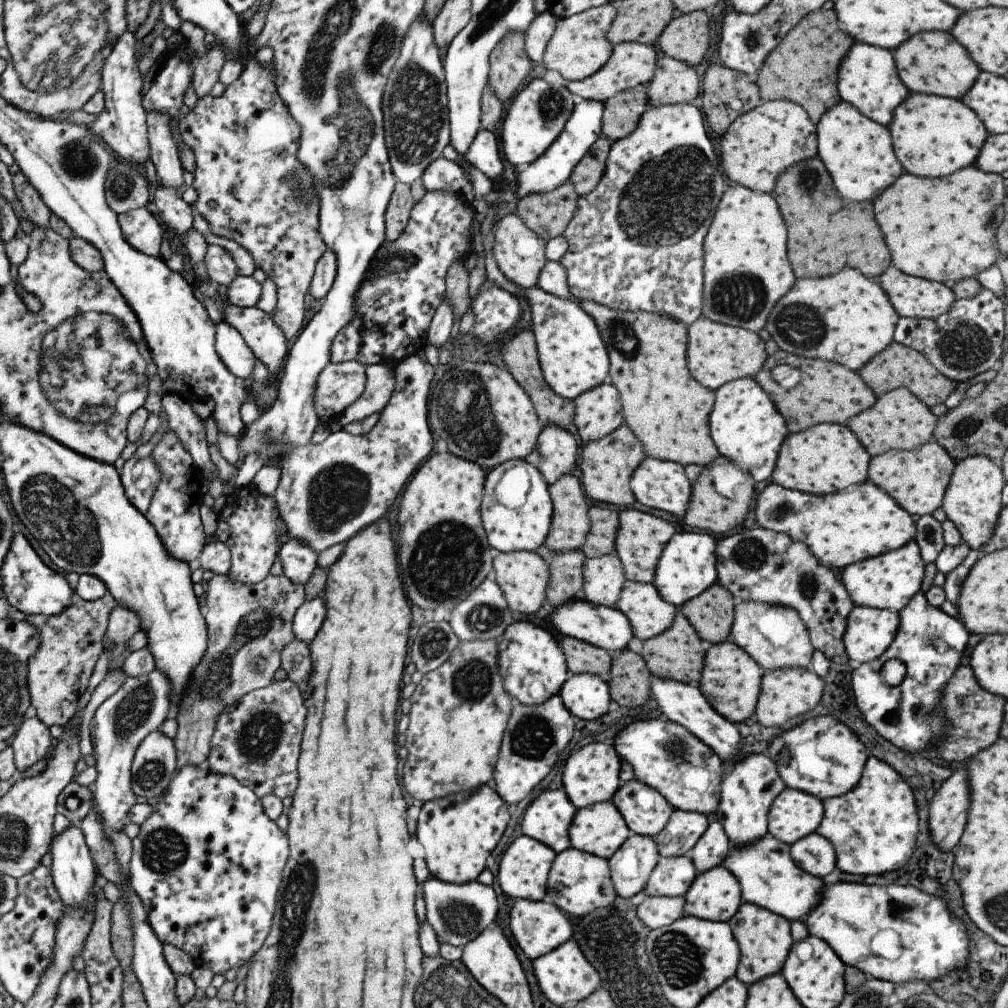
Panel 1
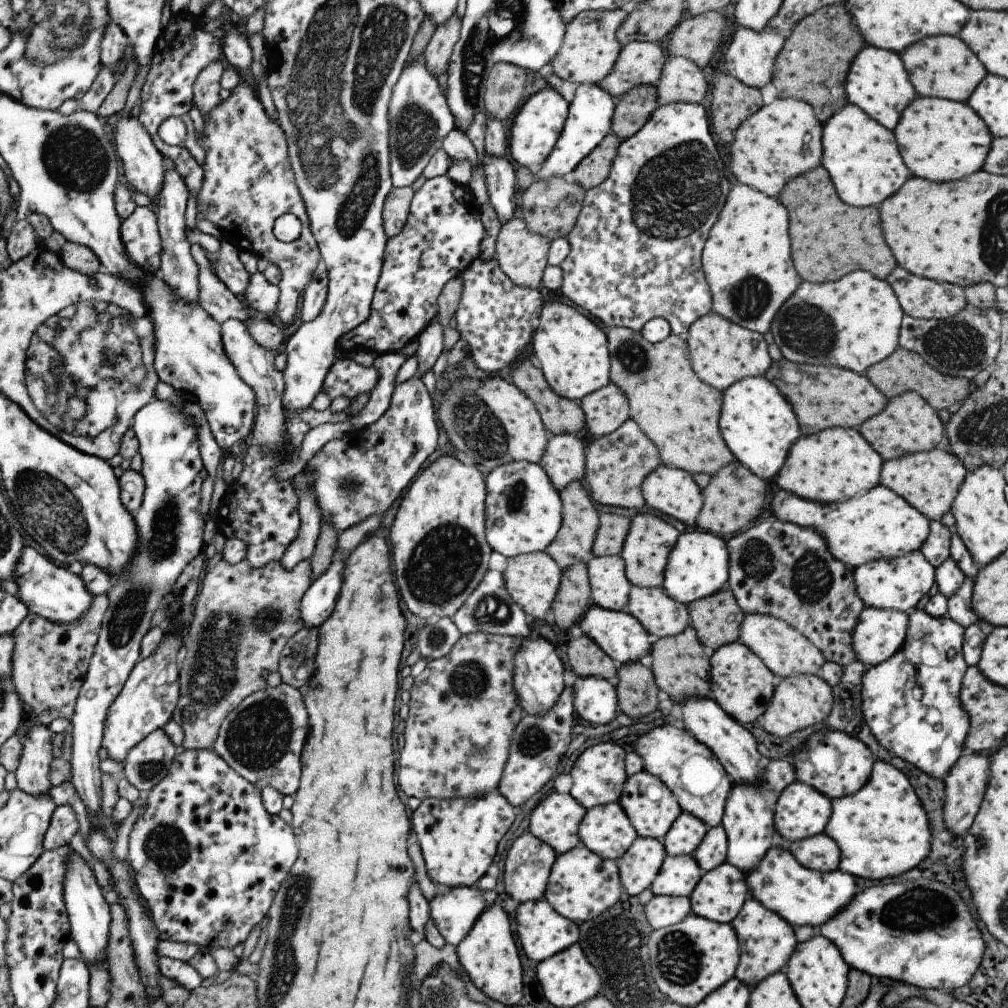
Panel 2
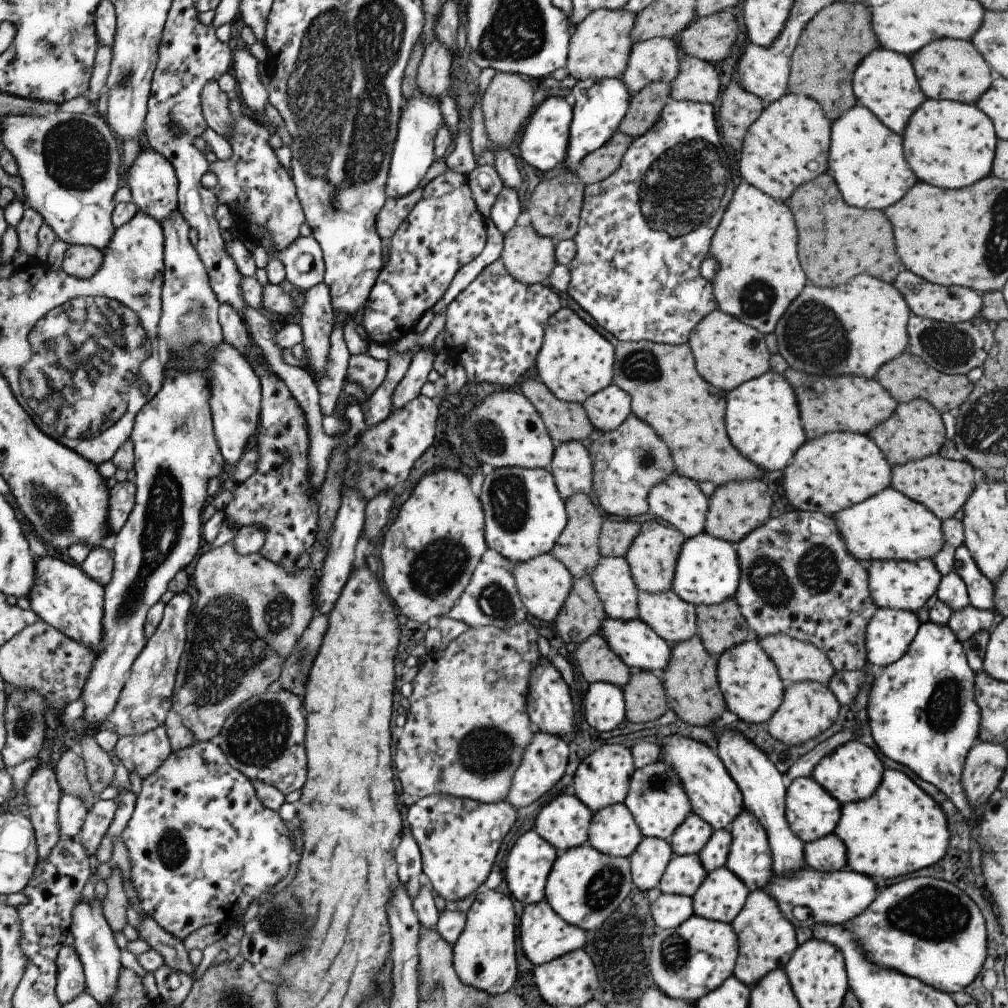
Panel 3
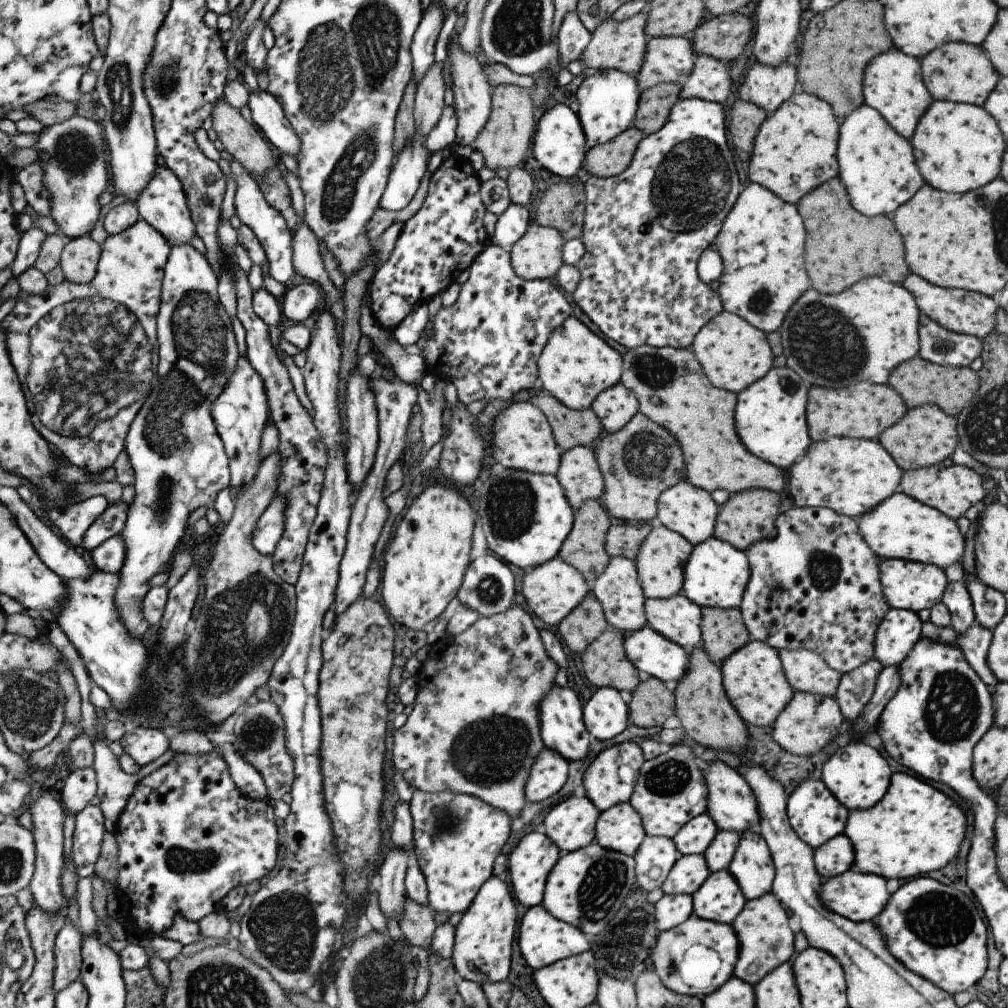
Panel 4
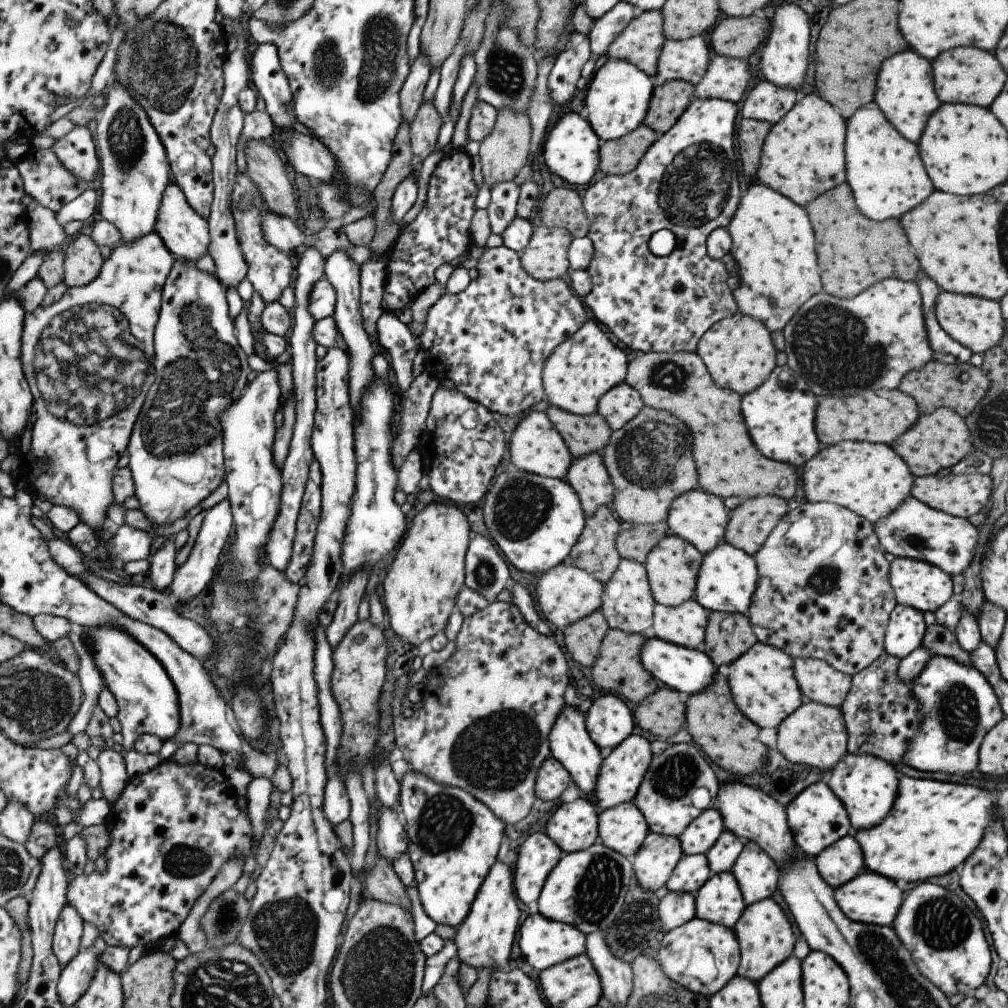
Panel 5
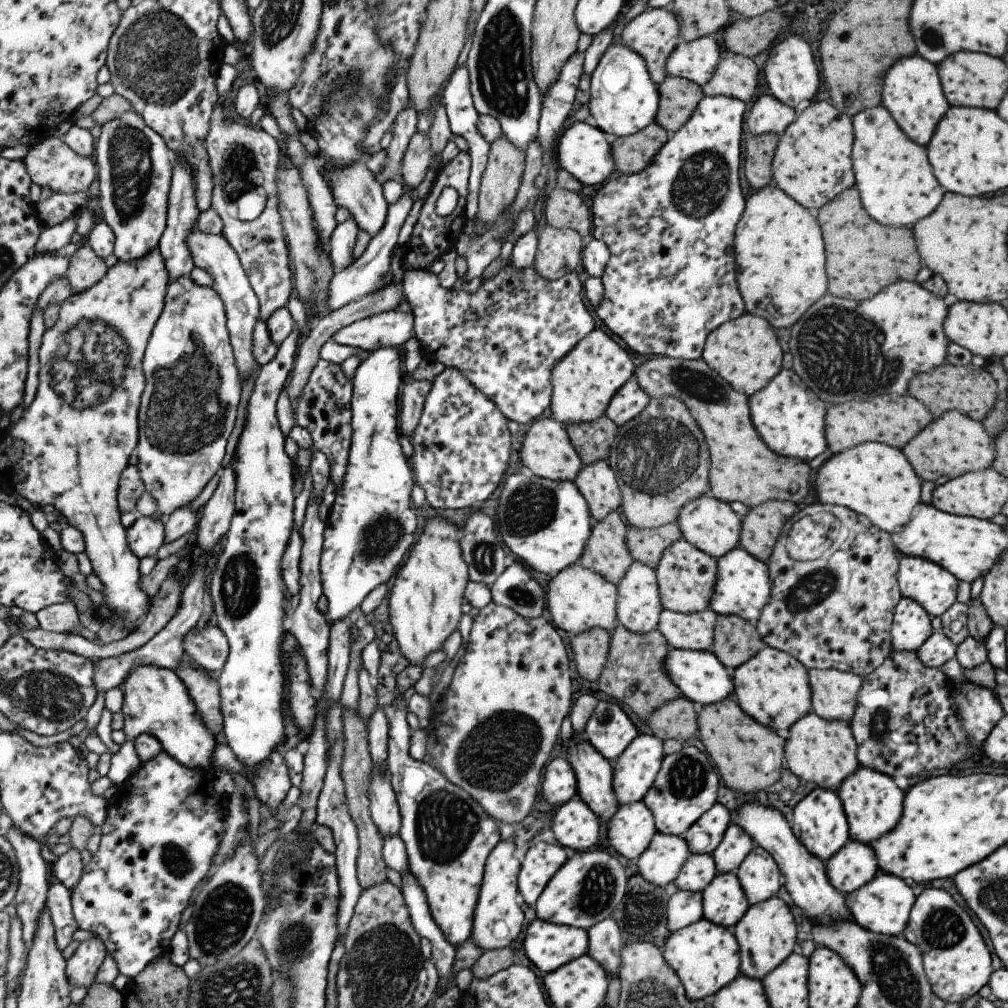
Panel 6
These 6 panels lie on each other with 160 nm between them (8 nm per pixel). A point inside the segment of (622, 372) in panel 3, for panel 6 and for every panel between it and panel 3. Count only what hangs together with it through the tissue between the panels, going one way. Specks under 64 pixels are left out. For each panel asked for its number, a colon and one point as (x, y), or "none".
4: (669, 385)
5: (727, 463)
6: (742, 469)

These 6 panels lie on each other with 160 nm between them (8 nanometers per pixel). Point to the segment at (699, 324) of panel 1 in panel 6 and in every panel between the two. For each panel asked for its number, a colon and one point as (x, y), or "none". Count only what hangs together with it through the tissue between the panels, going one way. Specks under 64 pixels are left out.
2: (720, 352)
3: (726, 352)
4: (732, 354)
5: (737, 352)
6: (743, 352)

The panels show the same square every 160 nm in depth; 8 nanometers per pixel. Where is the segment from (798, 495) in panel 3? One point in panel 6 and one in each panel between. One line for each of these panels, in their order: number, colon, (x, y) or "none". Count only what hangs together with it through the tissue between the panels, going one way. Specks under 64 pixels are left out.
4: (849, 476)
5: (869, 479)
6: (873, 479)

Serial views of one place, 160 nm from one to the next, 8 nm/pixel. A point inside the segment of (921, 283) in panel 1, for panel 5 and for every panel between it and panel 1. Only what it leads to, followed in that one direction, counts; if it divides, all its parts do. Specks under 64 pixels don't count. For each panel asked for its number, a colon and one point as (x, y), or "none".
2: (921, 298)
3: (953, 304)
4: (961, 311)
5: (977, 323)

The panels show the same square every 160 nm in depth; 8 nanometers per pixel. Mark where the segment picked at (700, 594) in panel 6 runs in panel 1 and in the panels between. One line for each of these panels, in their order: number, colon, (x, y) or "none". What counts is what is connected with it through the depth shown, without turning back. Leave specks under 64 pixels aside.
1: (639, 539)
2: (644, 551)
3: (651, 556)
4: (660, 557)
5: (671, 565)

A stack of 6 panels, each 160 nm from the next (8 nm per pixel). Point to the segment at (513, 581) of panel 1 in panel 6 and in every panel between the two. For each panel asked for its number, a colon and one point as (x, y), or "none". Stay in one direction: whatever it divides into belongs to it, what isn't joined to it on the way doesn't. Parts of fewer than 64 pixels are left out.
2: (531, 579)
3: (542, 583)
4: (551, 589)
5: (564, 594)
6: (577, 599)

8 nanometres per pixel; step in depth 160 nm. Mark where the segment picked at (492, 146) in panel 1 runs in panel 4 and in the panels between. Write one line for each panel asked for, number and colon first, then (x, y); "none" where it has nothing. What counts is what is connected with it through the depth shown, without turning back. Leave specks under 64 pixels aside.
2: (499, 180)
3: (504, 211)
4: (511, 223)

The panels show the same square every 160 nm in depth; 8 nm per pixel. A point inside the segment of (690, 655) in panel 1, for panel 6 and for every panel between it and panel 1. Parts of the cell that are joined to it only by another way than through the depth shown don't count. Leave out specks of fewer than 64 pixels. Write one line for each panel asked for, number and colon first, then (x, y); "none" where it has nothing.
2: (679, 666)
3: (689, 678)
4: (706, 715)
5: (729, 739)
6: (748, 756)

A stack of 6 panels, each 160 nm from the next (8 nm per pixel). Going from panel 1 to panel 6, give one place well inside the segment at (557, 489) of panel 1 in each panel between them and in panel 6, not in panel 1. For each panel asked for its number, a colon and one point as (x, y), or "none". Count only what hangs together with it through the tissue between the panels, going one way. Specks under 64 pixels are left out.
2: (573, 541)
3: (577, 546)
4: (583, 548)
5: (594, 552)
6: (605, 553)

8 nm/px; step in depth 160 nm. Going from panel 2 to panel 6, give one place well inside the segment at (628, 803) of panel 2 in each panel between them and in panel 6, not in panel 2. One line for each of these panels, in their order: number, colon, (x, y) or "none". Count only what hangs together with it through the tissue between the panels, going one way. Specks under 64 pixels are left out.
3: (655, 798)
4: (669, 790)
5: (663, 797)
6: (685, 787)

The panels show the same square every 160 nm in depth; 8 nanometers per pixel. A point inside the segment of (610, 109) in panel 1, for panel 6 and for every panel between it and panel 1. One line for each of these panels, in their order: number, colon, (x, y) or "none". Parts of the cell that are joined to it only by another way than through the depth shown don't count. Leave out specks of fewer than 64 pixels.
2: (631, 110)
3: (644, 106)
4: (653, 105)
5: (668, 100)
6: (677, 98)

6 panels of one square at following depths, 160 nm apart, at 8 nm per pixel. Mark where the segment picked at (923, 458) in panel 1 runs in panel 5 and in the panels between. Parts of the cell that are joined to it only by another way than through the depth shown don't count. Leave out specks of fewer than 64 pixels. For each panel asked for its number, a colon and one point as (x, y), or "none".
2: (927, 480)
3: (941, 485)
4: (951, 490)
5: (960, 495)

